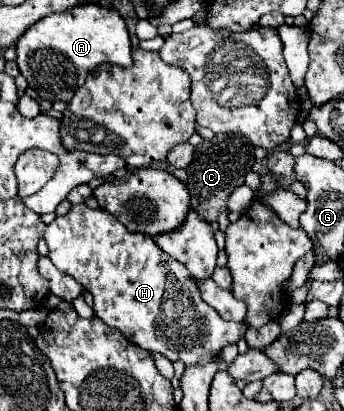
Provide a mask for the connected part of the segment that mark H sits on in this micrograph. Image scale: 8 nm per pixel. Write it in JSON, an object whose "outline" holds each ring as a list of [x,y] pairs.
{"outline":[[[84,203],[74,205],[66,215],[56,217],[46,227],[44,239],[48,243],[48,257],[52,263],[92,293],[94,315],[146,351],[162,353],[170,361],[180,359],[186,365],[208,363],[222,351],[224,345],[236,343],[240,337],[244,337],[248,329],[246,323],[224,321],[208,303],[202,301],[196,279],[190,275],[190,271],[186,271],[186,267],[182,267],[182,263],[158,249],[154,239],[148,235],[128,231],[122,223],[118,223],[118,219],[114,219],[114,215],[104,209],[90,209]]]}

